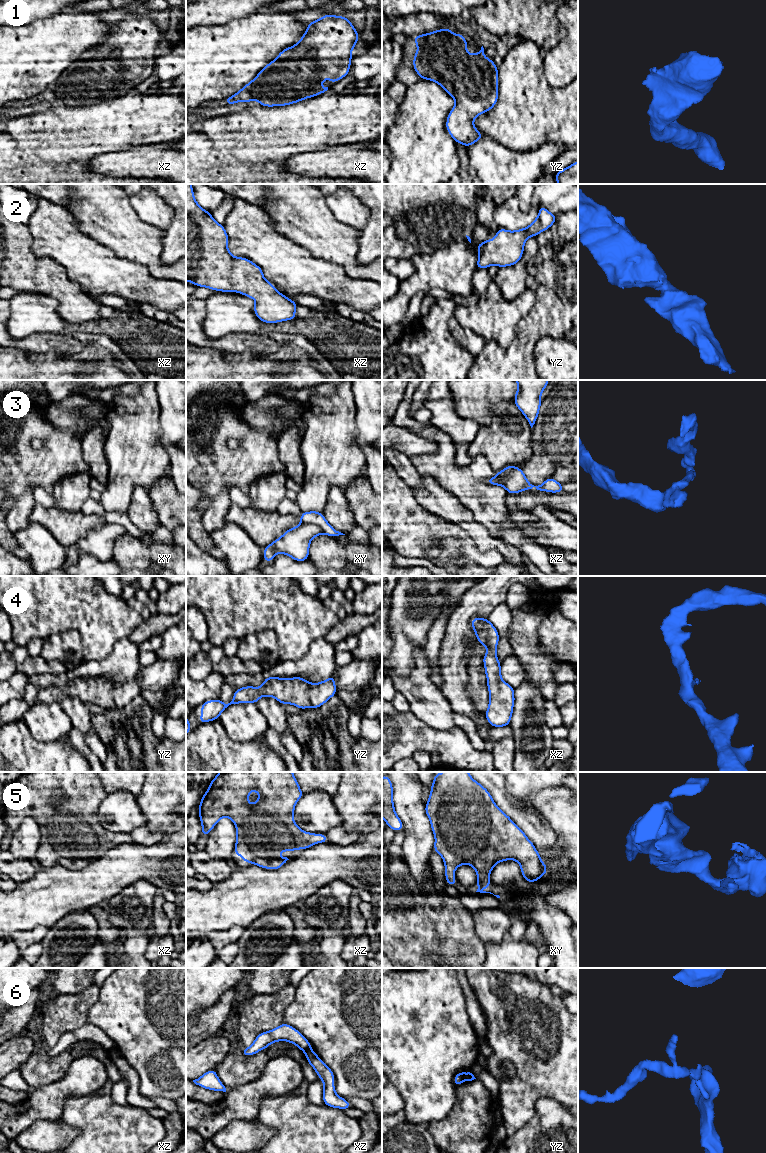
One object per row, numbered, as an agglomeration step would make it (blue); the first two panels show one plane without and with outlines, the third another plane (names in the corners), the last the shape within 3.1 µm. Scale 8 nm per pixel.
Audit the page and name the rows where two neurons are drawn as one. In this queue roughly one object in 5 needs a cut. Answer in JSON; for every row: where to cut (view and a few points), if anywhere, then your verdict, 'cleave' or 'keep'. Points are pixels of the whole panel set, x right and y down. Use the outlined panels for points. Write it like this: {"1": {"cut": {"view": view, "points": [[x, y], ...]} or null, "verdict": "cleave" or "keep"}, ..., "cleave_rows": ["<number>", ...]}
{"1": {"cut": null, "verdict": "keep"}, "2": {"cut": null, "verdict": "keep"}, "3": {"cut": {"view": "xz", "points": [[518, 468], [503, 475], [503, 485]]}, "verdict": "cleave"}, "4": {"cut": null, "verdict": "keep"}, "5": {"cut": null, "verdict": "keep"}, "6": {"cut": {"view": "yz", "points": [[466, 1073], [464, 1079]]}, "verdict": "cleave"}, "cleave_rows": ["3", "6"]}

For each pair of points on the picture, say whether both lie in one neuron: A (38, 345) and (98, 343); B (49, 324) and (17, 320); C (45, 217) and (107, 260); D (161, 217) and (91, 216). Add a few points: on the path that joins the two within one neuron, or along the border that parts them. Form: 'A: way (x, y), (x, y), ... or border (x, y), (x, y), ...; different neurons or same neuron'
A: way (53, 343), (83, 342); same neuron
B: way (41, 320), (25, 320); same neuron
C: way (60, 232), (88, 260), (92, 260); same neuron
D: border (130, 198), (135, 212), (144, 221), (160, 229); different neurons

